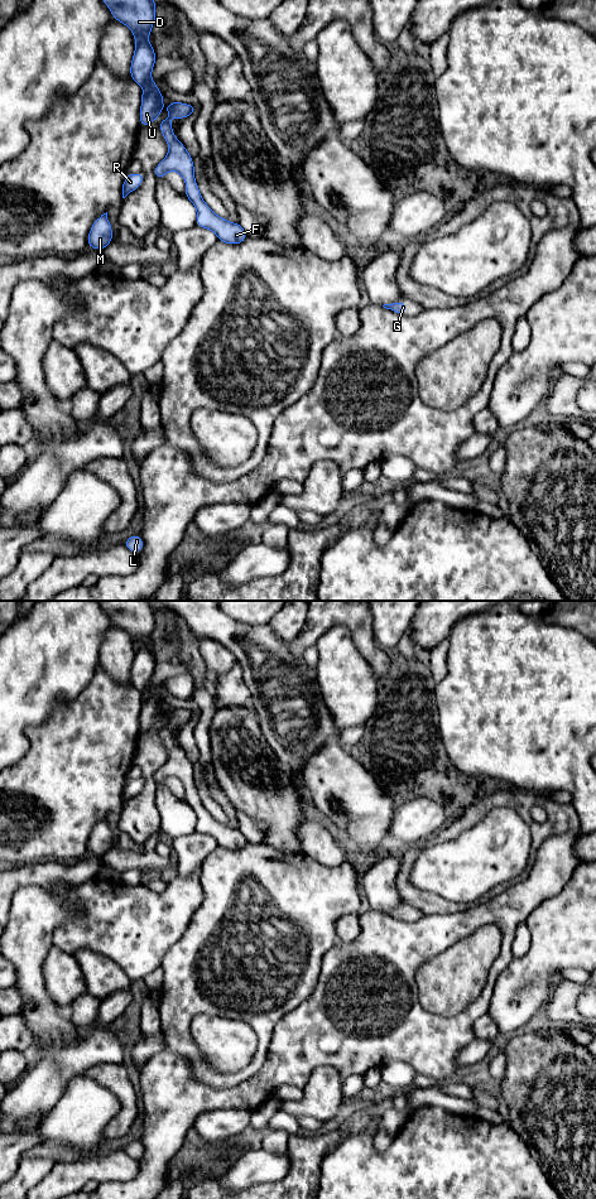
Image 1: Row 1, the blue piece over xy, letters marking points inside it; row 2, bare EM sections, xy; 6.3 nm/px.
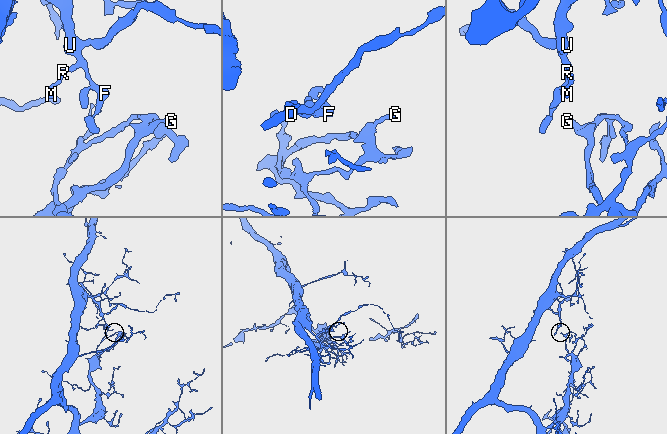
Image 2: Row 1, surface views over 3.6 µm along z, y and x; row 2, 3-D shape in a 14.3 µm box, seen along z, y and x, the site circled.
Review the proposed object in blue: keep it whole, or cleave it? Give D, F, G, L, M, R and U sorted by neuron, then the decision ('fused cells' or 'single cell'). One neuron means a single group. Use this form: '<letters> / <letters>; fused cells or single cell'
D F G L M R U; single cell

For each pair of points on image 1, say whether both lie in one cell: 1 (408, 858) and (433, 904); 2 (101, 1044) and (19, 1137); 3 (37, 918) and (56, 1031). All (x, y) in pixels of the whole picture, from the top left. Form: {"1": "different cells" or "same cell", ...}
{"1": "same cell", "2": "different cells", "3": "same cell"}

